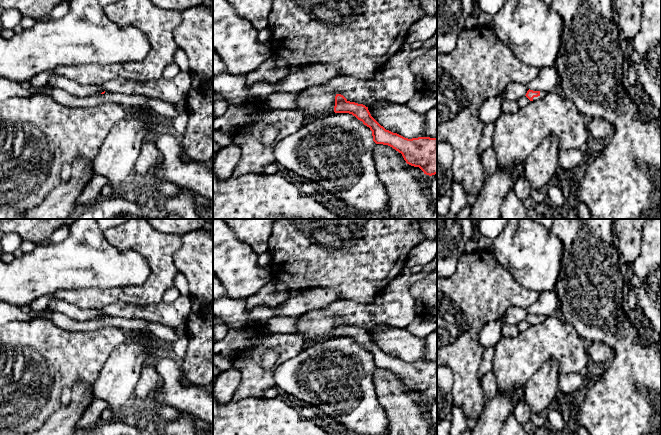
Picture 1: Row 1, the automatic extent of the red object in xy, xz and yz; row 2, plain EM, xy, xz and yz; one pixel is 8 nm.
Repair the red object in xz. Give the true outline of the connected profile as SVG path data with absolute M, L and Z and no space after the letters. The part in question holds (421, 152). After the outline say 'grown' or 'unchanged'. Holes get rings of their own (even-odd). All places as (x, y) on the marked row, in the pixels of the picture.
M341 94L335 96L334 112L352 114L370 128L376 144L392 147L402 154L407 164L419 167L426 175L437 174L437 138L408 139L386 130L371 116L368 107L350 102Z | unchanged

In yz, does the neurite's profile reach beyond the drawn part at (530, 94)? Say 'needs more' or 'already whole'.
needs more

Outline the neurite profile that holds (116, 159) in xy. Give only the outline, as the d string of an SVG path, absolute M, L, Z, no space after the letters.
M128 113L108 133L92 161L94 175L105 177L116 188L134 170L142 144L159 122L155 115Z

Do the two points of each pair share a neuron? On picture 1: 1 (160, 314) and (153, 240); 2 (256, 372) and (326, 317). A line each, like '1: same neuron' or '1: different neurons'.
1: different neurons
2: different neurons

